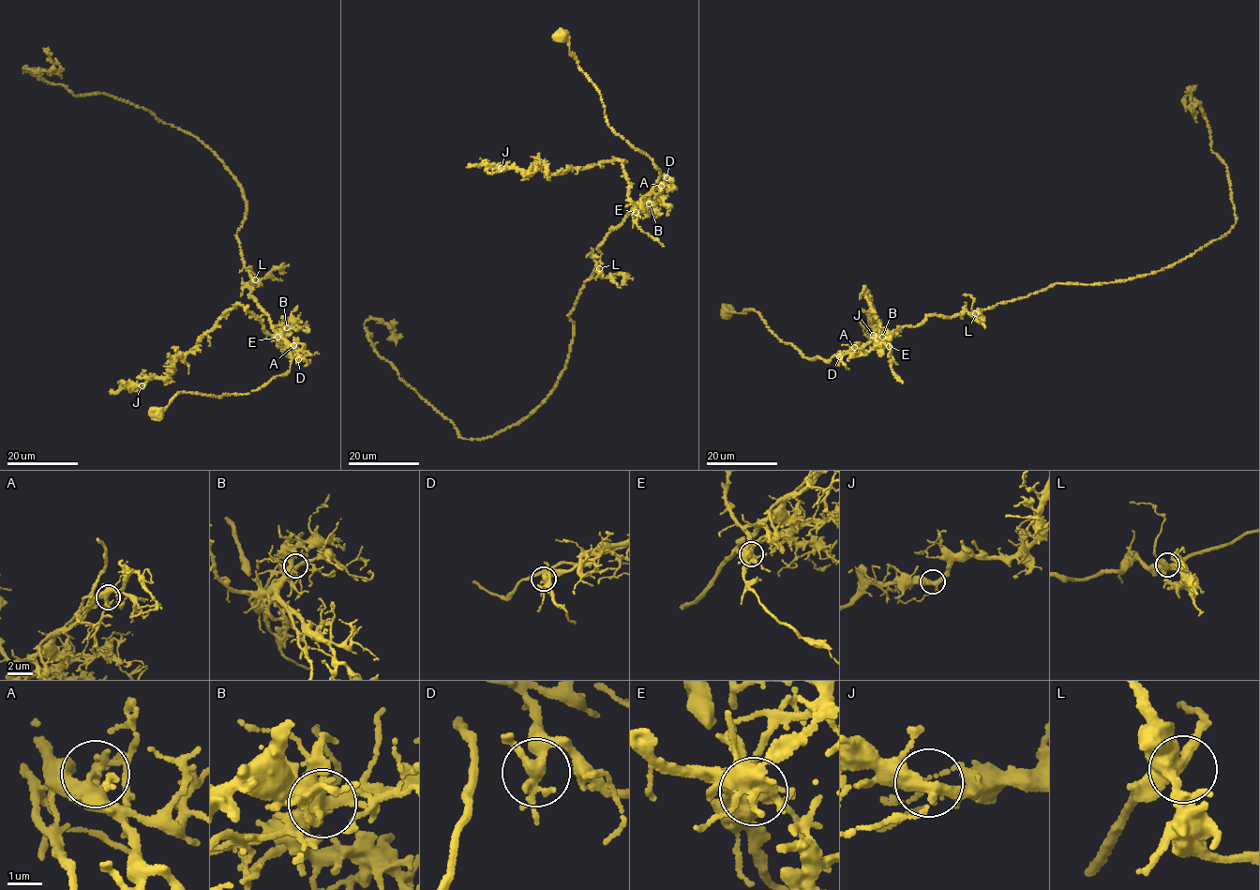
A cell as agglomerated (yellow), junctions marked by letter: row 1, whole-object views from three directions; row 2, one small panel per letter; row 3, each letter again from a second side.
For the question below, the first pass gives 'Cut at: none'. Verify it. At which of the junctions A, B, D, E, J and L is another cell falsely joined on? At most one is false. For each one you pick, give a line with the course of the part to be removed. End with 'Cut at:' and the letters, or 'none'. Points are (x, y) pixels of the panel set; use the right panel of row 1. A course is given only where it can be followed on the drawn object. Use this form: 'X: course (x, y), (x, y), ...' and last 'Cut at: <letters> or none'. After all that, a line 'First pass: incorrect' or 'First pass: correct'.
E: course (889, 346), (863, 291), (865, 288), (877, 323), (871, 319), (871, 336), (877, 329), (877, 333), (880, 332)
Cut at: E
First pass: incorrect

